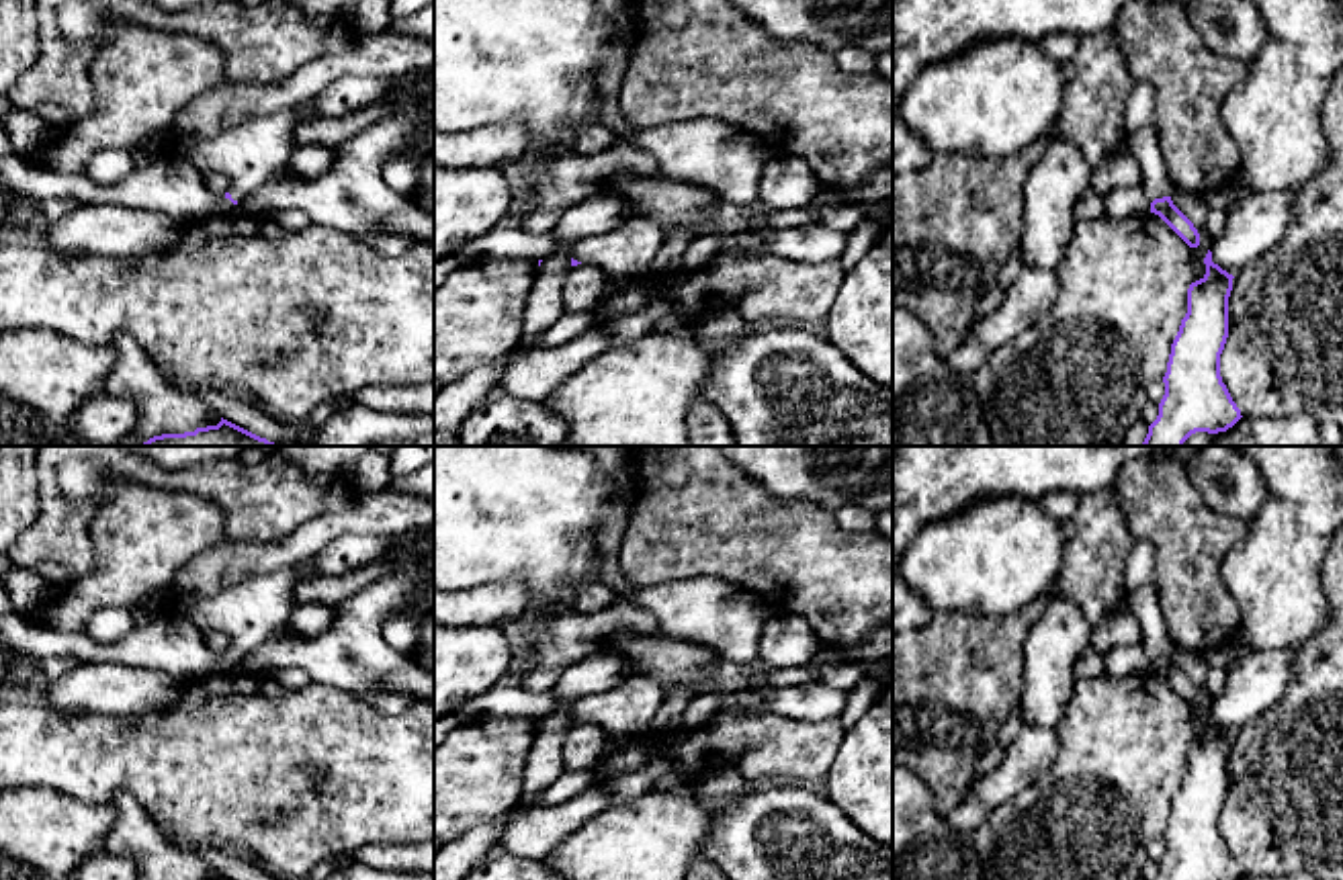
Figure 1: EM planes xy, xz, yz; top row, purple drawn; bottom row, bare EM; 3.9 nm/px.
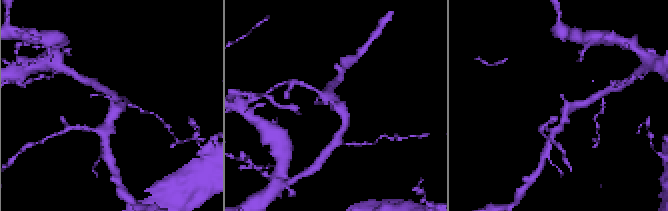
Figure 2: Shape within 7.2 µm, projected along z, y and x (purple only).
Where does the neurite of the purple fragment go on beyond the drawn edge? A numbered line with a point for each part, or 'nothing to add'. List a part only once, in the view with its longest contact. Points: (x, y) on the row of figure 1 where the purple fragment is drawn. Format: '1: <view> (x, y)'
1: yz (1143, 144)

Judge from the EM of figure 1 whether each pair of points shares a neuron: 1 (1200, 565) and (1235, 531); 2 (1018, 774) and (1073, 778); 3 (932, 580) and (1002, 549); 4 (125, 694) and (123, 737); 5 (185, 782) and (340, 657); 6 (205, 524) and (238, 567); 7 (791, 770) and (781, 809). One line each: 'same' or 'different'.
1: same
2: different
3: same
4: different
5: different
6: different
7: different

